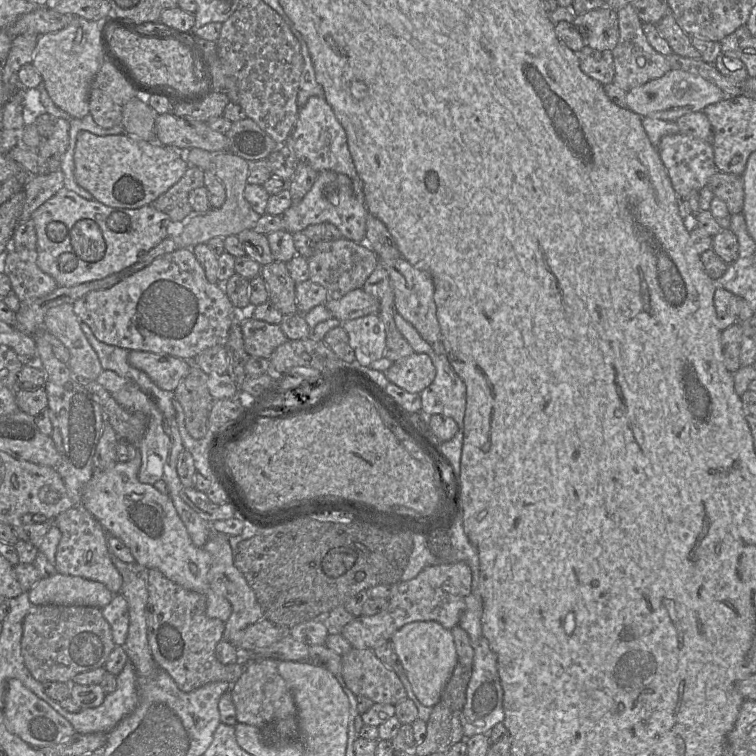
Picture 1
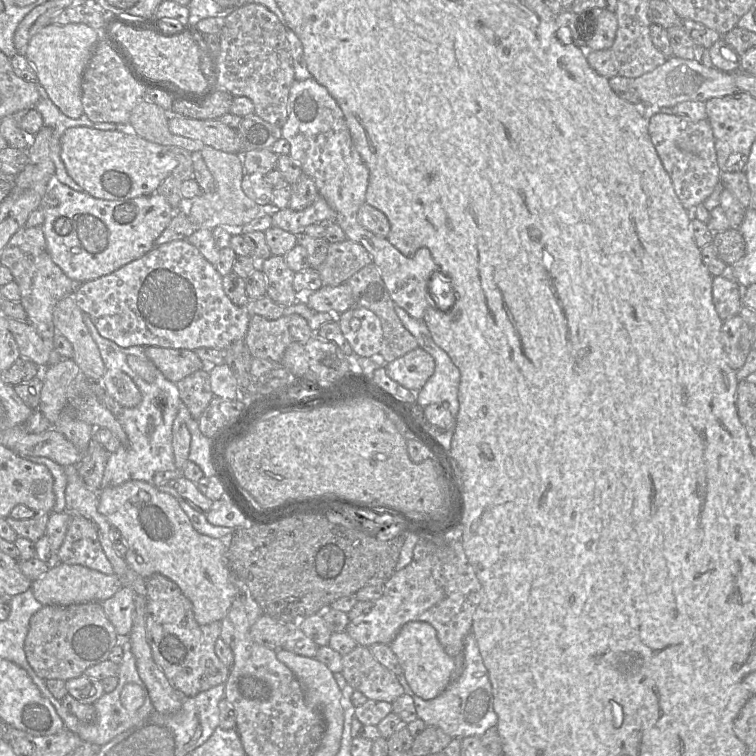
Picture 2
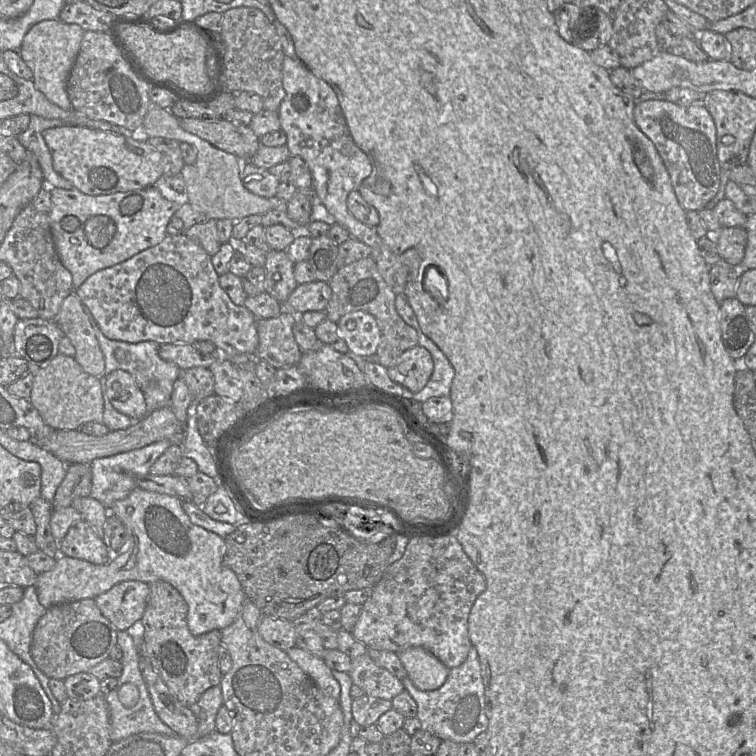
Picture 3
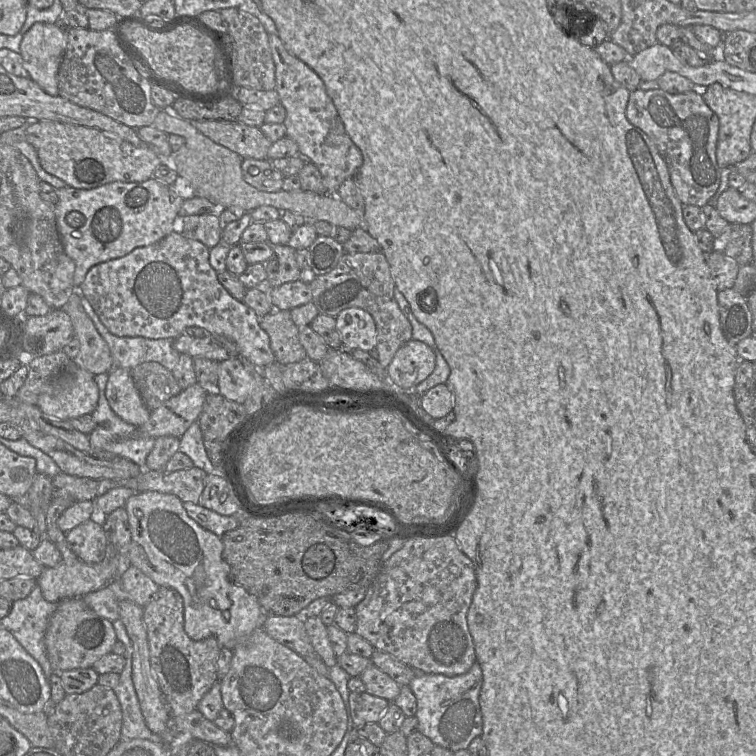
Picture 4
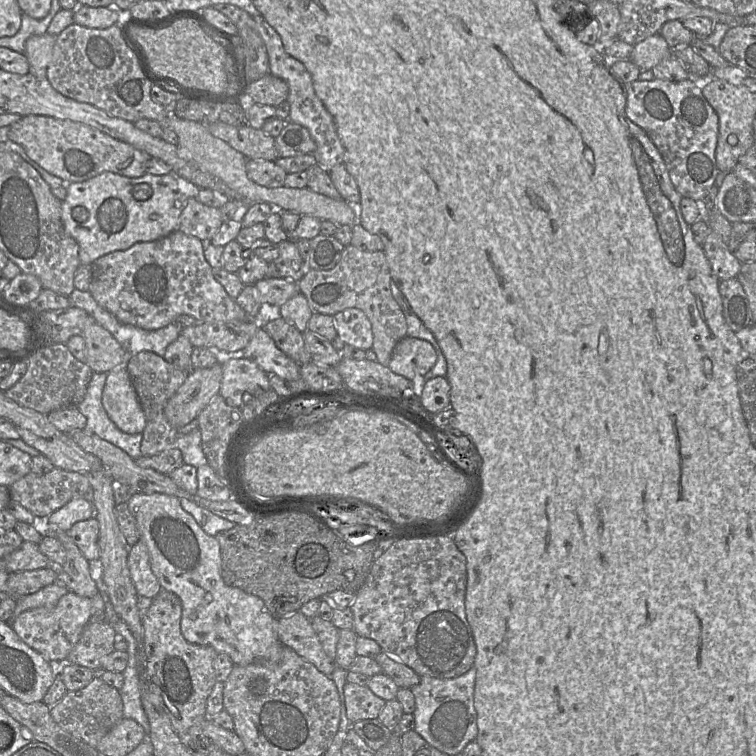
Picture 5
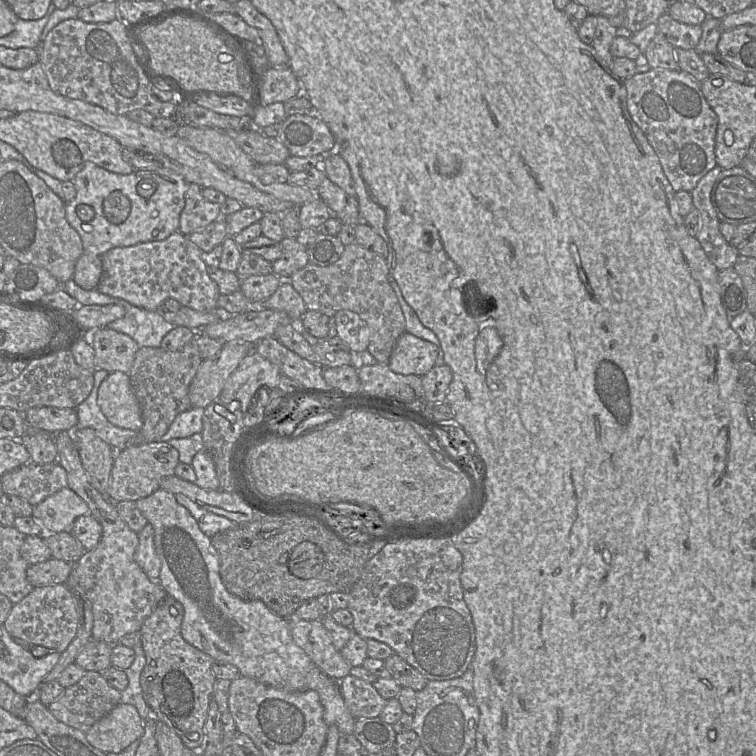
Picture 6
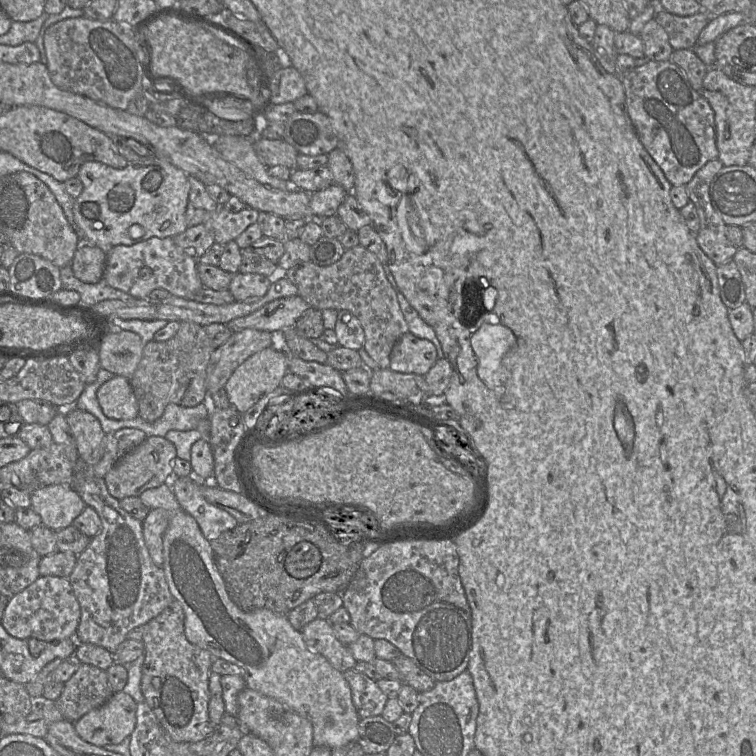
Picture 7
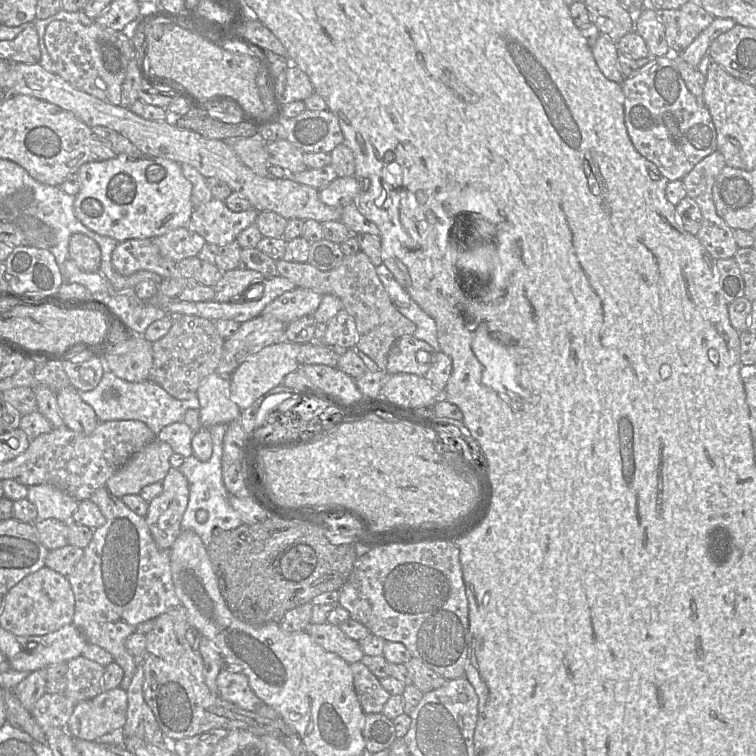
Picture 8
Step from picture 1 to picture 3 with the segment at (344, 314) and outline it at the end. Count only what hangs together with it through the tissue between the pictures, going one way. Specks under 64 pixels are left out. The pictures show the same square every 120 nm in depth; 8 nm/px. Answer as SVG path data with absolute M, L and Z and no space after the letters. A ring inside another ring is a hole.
M315 280L299 284L282 305L285 310L298 316L305 312L325 311L330 298L329 284Z

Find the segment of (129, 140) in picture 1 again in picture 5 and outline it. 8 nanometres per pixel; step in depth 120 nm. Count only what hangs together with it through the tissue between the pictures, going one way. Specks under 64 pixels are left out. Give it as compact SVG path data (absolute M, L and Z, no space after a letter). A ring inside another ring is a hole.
M23 116L9 125L8 137L21 145L34 162L65 183L83 182L105 171L138 178L147 173L146 163L152 158L146 152L114 139L96 128L49 116Z

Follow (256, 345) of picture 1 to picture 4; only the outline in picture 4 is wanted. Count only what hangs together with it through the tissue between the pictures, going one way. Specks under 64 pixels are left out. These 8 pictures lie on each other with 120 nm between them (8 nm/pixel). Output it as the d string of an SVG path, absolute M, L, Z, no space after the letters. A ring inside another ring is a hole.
M273 310L260 318L260 326L270 339L275 362L286 366L306 359L306 352L300 343L299 328L293 322L290 311Z

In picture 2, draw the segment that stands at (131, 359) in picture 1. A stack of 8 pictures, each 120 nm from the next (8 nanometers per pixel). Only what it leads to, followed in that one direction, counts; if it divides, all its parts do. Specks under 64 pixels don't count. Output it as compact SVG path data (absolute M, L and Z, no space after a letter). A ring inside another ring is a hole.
M151 346L145 347L144 352L164 377L173 383L178 383L188 375L207 368L192 350Z

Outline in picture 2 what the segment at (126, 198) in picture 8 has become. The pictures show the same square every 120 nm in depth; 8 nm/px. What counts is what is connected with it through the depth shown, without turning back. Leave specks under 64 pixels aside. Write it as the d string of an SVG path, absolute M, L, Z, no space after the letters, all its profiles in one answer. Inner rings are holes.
M58 181L48 186L40 205L45 214L42 225L48 253L53 262L75 284L109 275L126 264L137 260L155 247L155 241L174 217L174 209L158 193L127 200L104 200L88 193L77 192Z

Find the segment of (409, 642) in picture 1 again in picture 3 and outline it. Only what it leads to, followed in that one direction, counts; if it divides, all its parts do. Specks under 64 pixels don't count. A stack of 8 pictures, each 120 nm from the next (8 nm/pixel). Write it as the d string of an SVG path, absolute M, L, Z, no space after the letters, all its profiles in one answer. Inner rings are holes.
M410 647L398 653L398 657L408 678L420 691L439 689L447 680L450 669L422 647Z

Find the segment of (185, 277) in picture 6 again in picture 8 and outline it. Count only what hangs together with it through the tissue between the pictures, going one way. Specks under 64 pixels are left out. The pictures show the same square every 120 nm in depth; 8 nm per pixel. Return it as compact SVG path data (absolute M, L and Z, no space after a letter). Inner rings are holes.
M130 239L119 242L112 252L113 269L130 276L138 271L152 271L161 278L177 275L177 262L161 255L152 239Z

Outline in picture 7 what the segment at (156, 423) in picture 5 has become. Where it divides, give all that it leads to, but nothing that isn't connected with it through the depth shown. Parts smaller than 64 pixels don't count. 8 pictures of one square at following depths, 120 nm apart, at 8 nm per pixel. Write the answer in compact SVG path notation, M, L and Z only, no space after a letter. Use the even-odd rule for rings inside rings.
M189 321L180 322L177 333L169 340L145 343L141 360L129 379L139 407L138 416L152 423L170 403L195 407L207 400L206 369L214 350L204 327Z

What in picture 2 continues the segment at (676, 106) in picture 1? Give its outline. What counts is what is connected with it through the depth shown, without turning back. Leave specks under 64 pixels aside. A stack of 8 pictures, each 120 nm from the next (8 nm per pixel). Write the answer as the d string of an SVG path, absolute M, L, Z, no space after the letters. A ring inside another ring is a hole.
M675 56L667 58L665 63L653 71L632 79L635 89L644 104L656 105L660 108L672 108L684 101L703 101L734 94L738 90L735 73L727 73L716 69L707 62L697 62Z

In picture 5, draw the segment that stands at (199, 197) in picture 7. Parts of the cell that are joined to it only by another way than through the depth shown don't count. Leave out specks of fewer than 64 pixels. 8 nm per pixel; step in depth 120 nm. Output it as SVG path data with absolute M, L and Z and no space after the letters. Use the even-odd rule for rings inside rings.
M193 197L187 199L186 206L180 215L179 230L209 243L222 223L219 208L206 206Z

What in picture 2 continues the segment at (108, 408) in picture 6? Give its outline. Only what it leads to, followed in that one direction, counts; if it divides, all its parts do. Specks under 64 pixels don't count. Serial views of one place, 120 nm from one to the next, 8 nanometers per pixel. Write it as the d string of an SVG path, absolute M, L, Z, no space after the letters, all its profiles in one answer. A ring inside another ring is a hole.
M106 369L101 383L107 393L124 408L134 408L142 401L142 394L136 384L118 369Z

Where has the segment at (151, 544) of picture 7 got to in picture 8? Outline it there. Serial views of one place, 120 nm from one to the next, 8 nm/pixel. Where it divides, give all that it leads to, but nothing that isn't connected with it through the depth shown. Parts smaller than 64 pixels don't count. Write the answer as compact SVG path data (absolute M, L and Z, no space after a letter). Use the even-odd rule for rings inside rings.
M171 467L162 481L162 492L149 502L145 517L151 536L161 550L170 550L182 531L181 521L189 499L189 485L182 472Z

